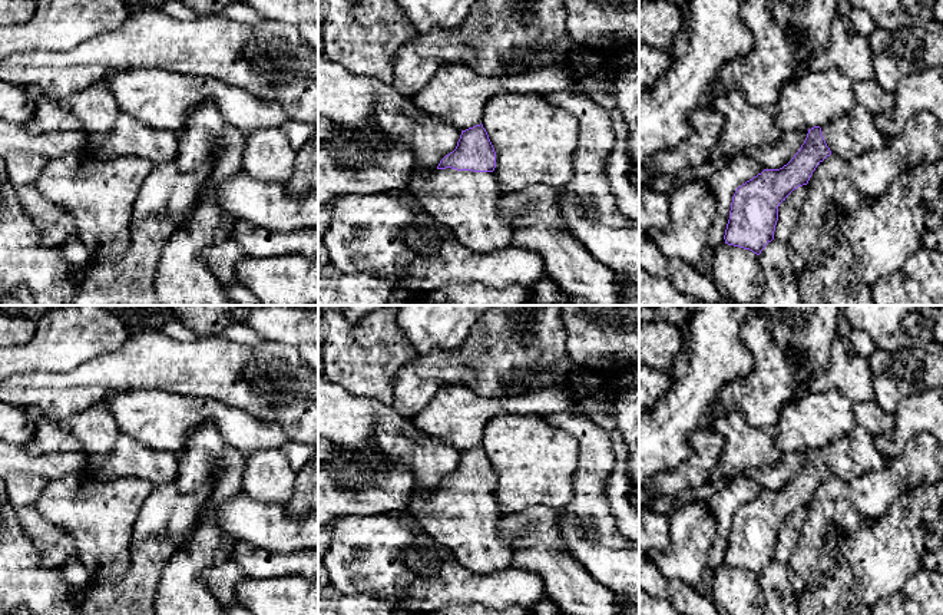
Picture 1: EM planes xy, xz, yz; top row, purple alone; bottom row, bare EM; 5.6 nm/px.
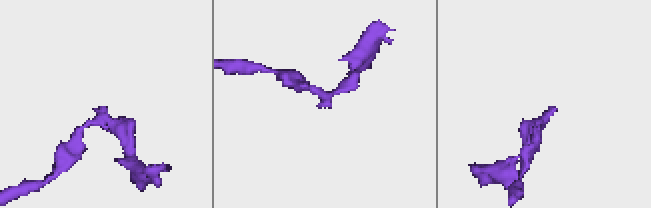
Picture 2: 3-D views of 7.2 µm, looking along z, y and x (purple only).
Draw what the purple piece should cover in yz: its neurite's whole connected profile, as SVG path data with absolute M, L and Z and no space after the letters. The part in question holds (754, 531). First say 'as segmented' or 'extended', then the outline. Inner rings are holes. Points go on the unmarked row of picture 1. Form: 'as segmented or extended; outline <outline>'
extended; outline M857 426L851 434L808 450L794 479L780 490L764 490L737 509L725 550L725 565L760 576L774 561L778 528L798 507L807 506L815 489L830 476L851 482L881 470L889 460L876 447L876 437Z

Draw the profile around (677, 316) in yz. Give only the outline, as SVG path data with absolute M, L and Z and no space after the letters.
M652 305L639 308L639 321L665 321L681 330L689 317L686 305Z

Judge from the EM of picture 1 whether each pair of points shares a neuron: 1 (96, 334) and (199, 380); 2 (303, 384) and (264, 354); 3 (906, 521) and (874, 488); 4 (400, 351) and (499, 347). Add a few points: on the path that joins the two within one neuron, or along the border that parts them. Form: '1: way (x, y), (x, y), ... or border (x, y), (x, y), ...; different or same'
1: border (129, 334), (113, 351), (103, 353), (92, 360); different
2: way (293, 377), (274, 361); same
3: border (920, 486), (905, 490), (883, 513), (872, 519); different
4: border (417, 359), (406, 364), (391, 383); different

